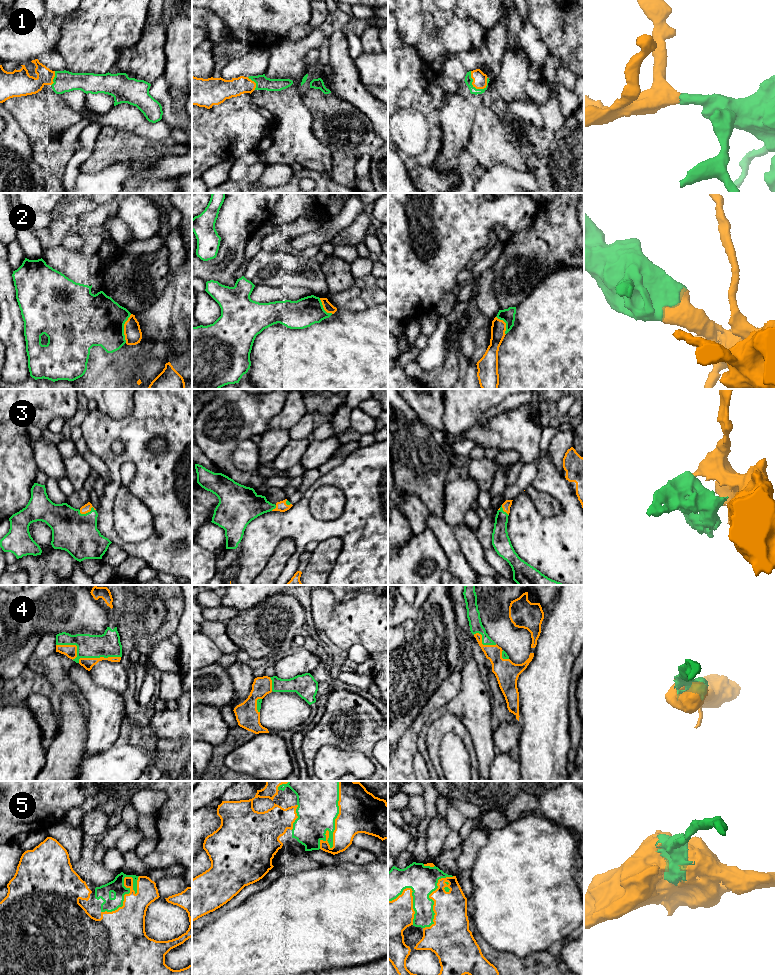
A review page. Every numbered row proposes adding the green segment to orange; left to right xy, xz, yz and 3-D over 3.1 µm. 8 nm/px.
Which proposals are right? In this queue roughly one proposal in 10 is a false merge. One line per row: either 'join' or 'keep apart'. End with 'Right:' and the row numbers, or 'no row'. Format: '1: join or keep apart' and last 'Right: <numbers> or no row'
1: join
2: join
3: join
4: join
5: join
Right: 1, 2, 3, 4, 5

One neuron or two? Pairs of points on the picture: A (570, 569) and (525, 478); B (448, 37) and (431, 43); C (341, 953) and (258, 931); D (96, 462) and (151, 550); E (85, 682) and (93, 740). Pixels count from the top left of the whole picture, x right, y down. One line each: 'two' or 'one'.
A: two
B: two
C: one
D: two
E: one

